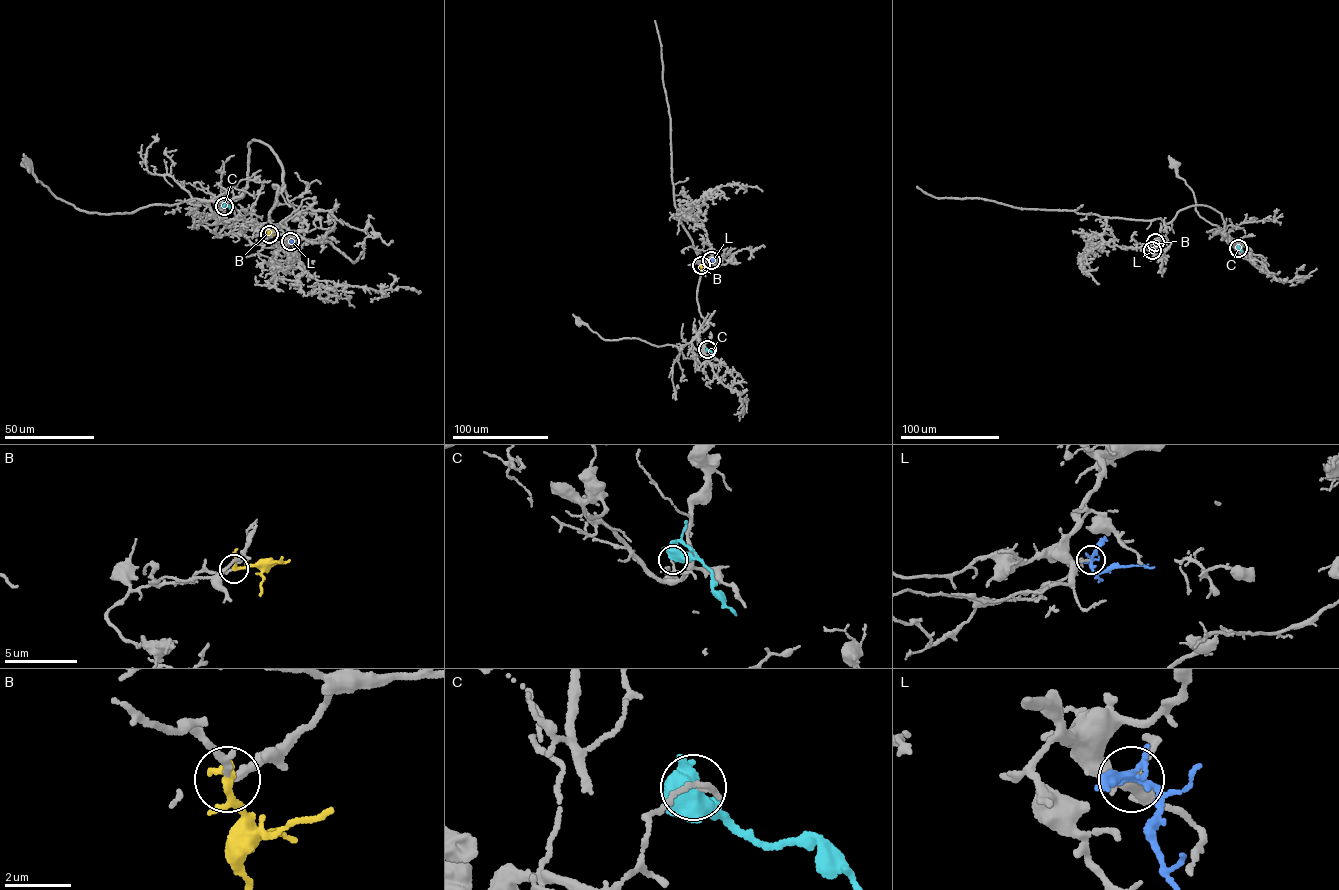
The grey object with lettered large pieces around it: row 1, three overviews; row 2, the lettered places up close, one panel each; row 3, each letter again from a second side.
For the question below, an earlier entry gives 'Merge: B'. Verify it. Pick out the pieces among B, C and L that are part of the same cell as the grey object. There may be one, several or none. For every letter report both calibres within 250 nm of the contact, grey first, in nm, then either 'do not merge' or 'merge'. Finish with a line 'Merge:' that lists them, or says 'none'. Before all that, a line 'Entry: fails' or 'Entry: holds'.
Entry: holds
B: 190/170 nm | merge
C: 130/440 nm | do not merge
L: 160/170 nm | do not merge
Merge: B

